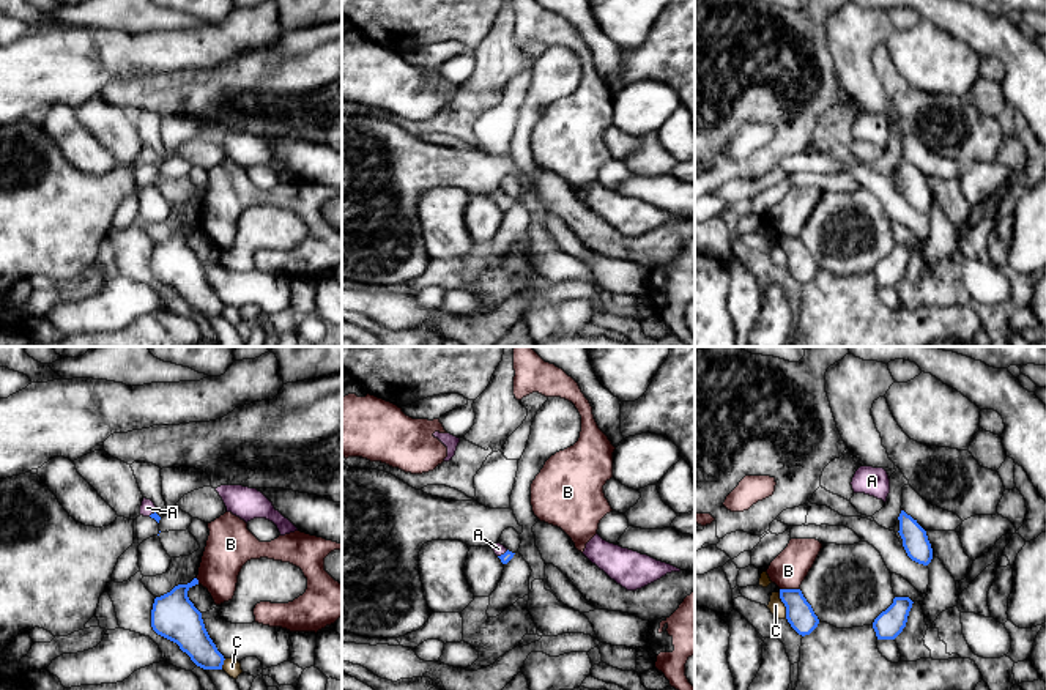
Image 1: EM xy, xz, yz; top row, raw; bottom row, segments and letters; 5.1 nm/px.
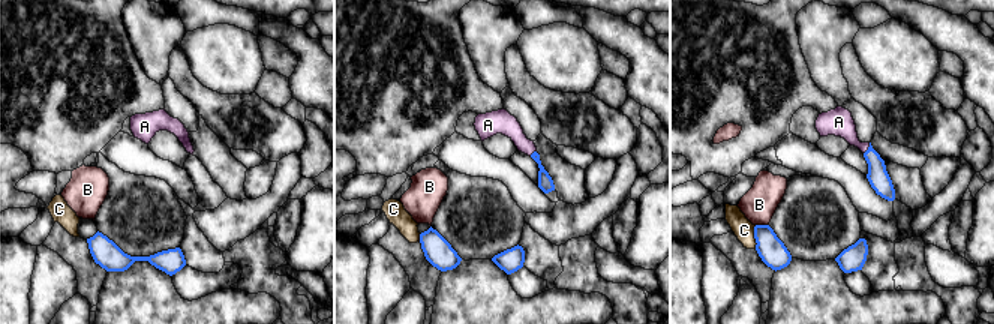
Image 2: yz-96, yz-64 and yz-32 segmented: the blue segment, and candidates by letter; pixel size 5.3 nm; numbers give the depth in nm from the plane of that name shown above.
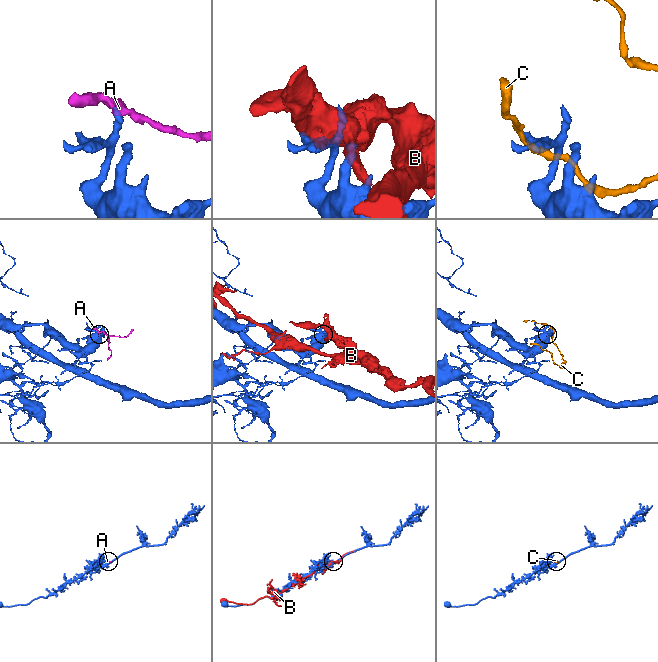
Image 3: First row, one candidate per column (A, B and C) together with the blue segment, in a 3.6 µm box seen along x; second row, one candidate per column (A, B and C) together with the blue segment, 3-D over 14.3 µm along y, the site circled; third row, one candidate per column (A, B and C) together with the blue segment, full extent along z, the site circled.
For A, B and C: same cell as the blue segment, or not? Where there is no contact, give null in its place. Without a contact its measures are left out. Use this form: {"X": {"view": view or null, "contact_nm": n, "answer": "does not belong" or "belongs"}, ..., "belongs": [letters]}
{"A": {"view": "xz", "contact_nm": 70, "answer": "belongs"}, "B": {"view": "yz", "contact_nm": 100, "answer": "does not belong"}, "C": {"view": "yz", "contact_nm": 140, "answer": "does not belong"}, "belongs": ["A"]}

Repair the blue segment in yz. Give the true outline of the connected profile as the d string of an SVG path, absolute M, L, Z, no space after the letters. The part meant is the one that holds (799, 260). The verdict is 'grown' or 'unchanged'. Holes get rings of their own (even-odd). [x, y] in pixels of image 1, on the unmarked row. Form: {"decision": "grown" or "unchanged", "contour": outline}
{"decision": "unchanged", "contour": "M780 236L780 246L786 254L788 269L799 282L810 282L818 274L819 266L800 236Z"}

